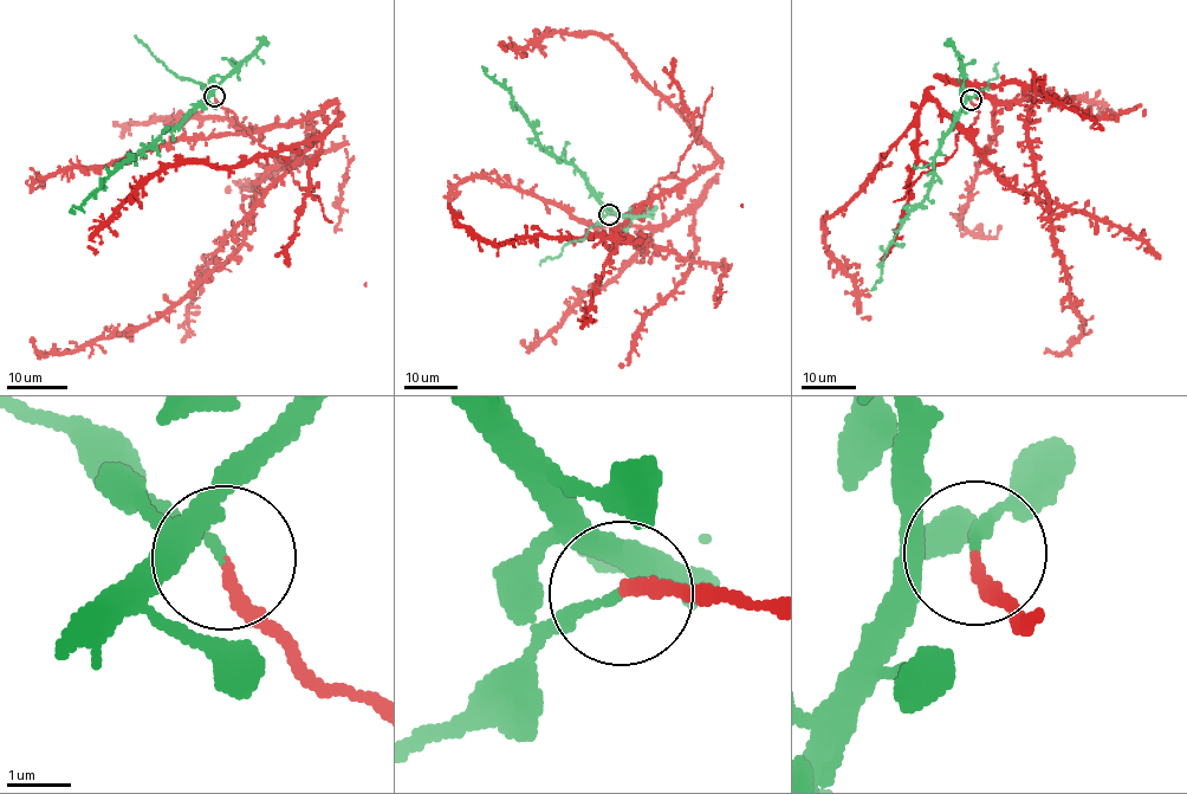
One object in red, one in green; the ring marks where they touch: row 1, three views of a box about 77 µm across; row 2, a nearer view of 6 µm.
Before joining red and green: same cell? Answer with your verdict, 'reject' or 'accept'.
accept

